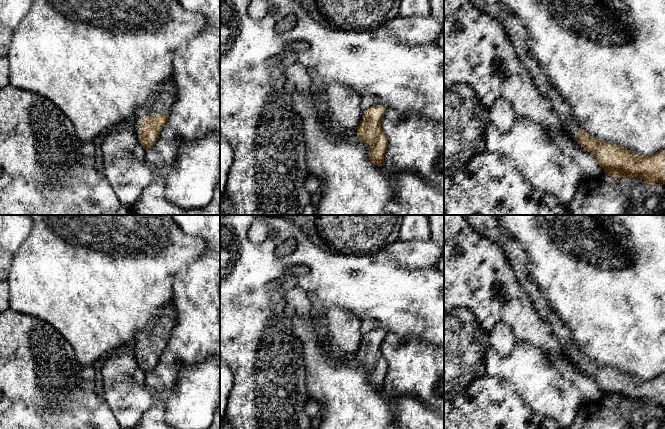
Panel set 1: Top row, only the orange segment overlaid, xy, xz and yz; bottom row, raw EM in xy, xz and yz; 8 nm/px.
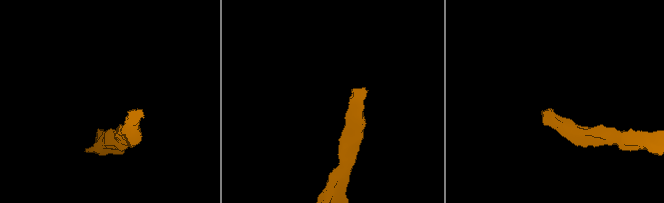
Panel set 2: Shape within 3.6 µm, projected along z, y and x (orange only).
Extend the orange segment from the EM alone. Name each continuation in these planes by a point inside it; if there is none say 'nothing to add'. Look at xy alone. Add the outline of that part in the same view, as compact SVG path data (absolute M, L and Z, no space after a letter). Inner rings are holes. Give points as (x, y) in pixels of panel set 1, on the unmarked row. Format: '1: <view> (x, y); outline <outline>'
1: xy (167, 319); outline M171 301L163 308L156 322L149 328L146 328L144 331L138 333L136 339L146 340L150 335L154 335L157 337L165 336L171 333L176 323L176 306L174 301Z

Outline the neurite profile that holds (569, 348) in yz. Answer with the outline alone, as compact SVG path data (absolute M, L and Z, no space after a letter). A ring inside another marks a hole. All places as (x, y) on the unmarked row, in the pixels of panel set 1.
M572 338L571 340L559 343L564 354L562 361L565 362L566 365L572 368L574 371L584 374L584 372L574 364L578 359L578 354L580 352L575 340Z

